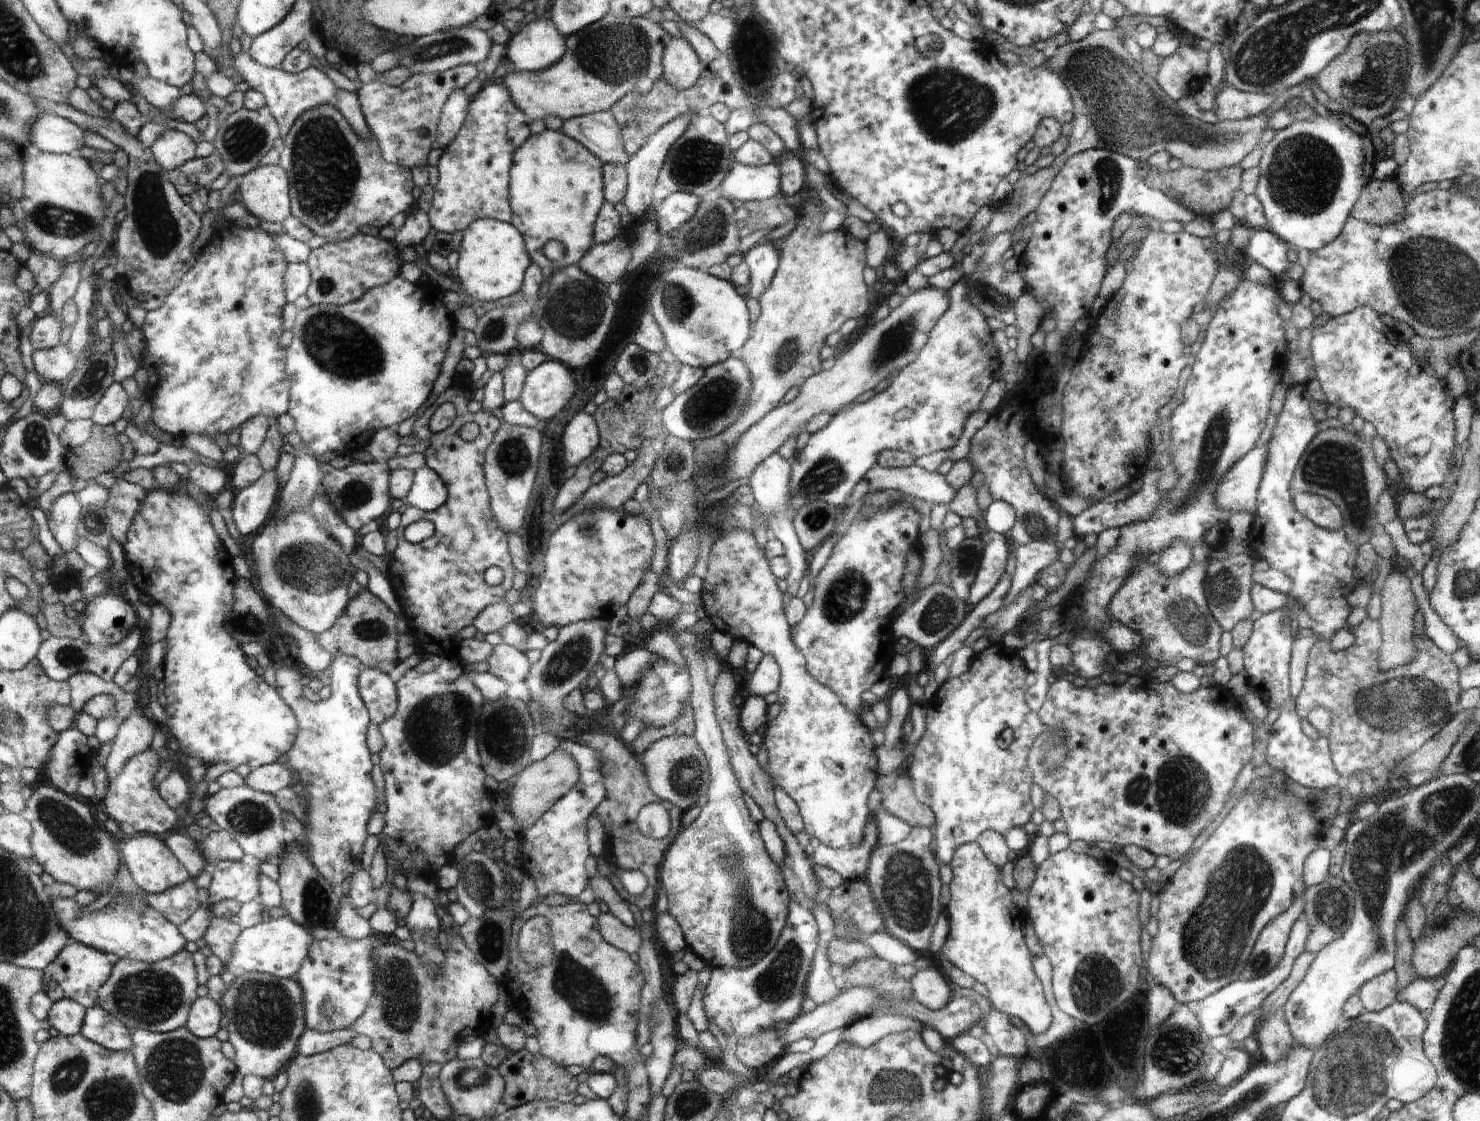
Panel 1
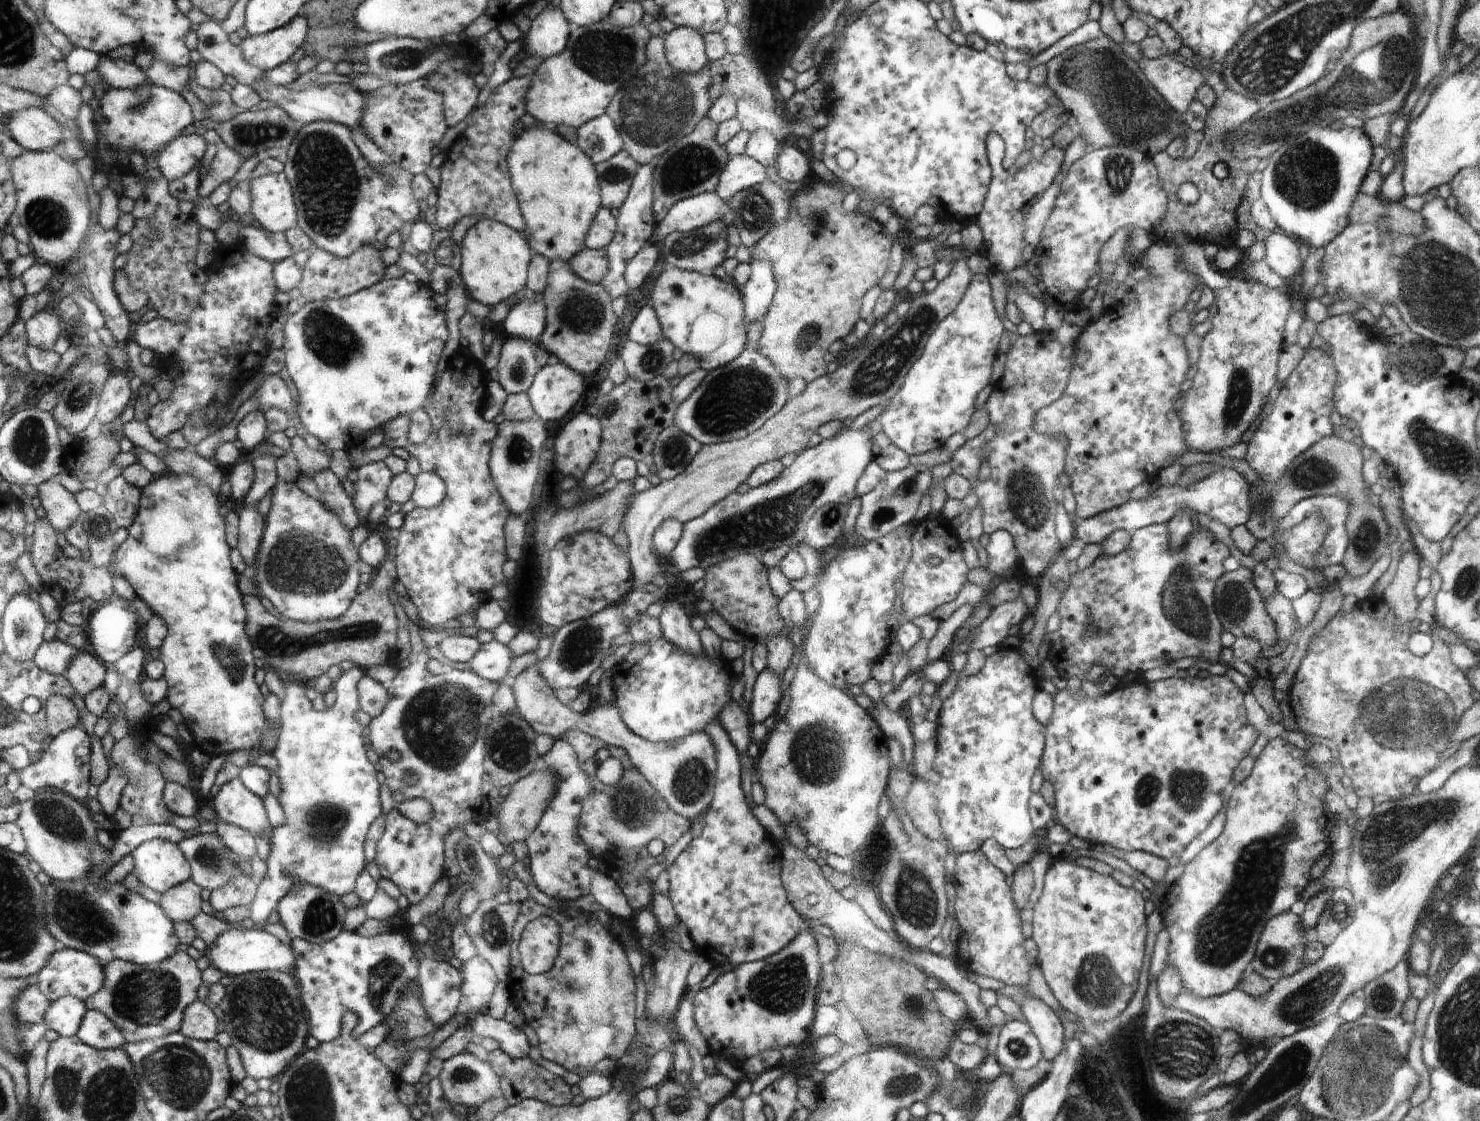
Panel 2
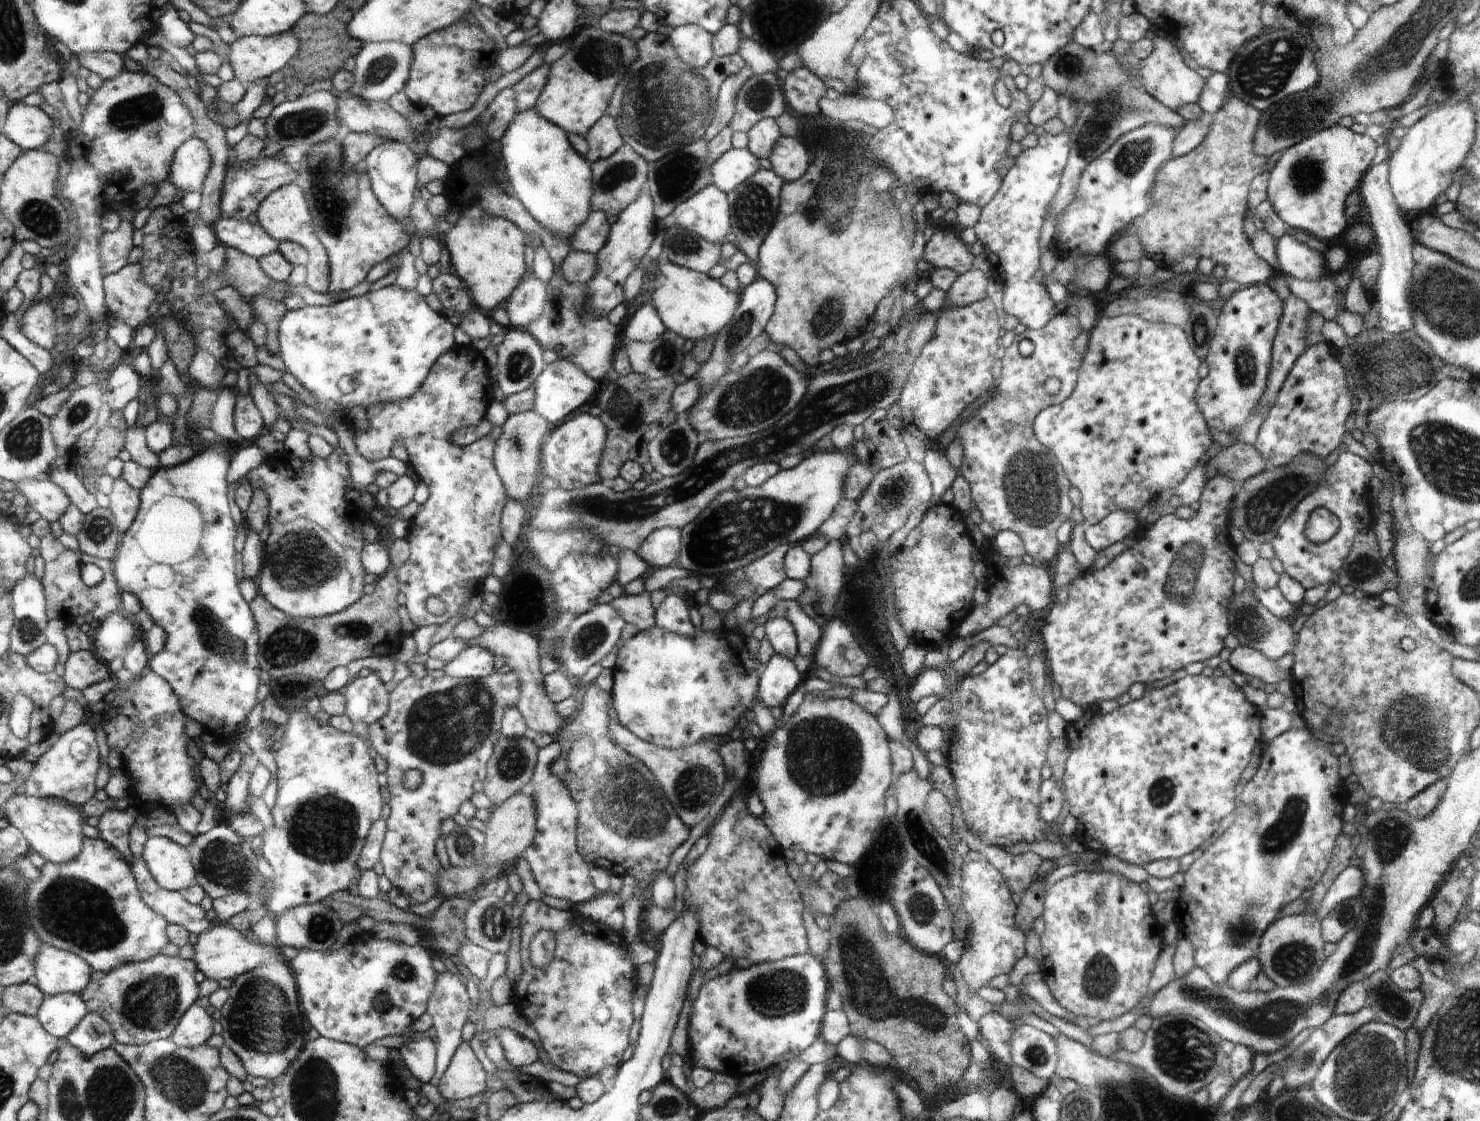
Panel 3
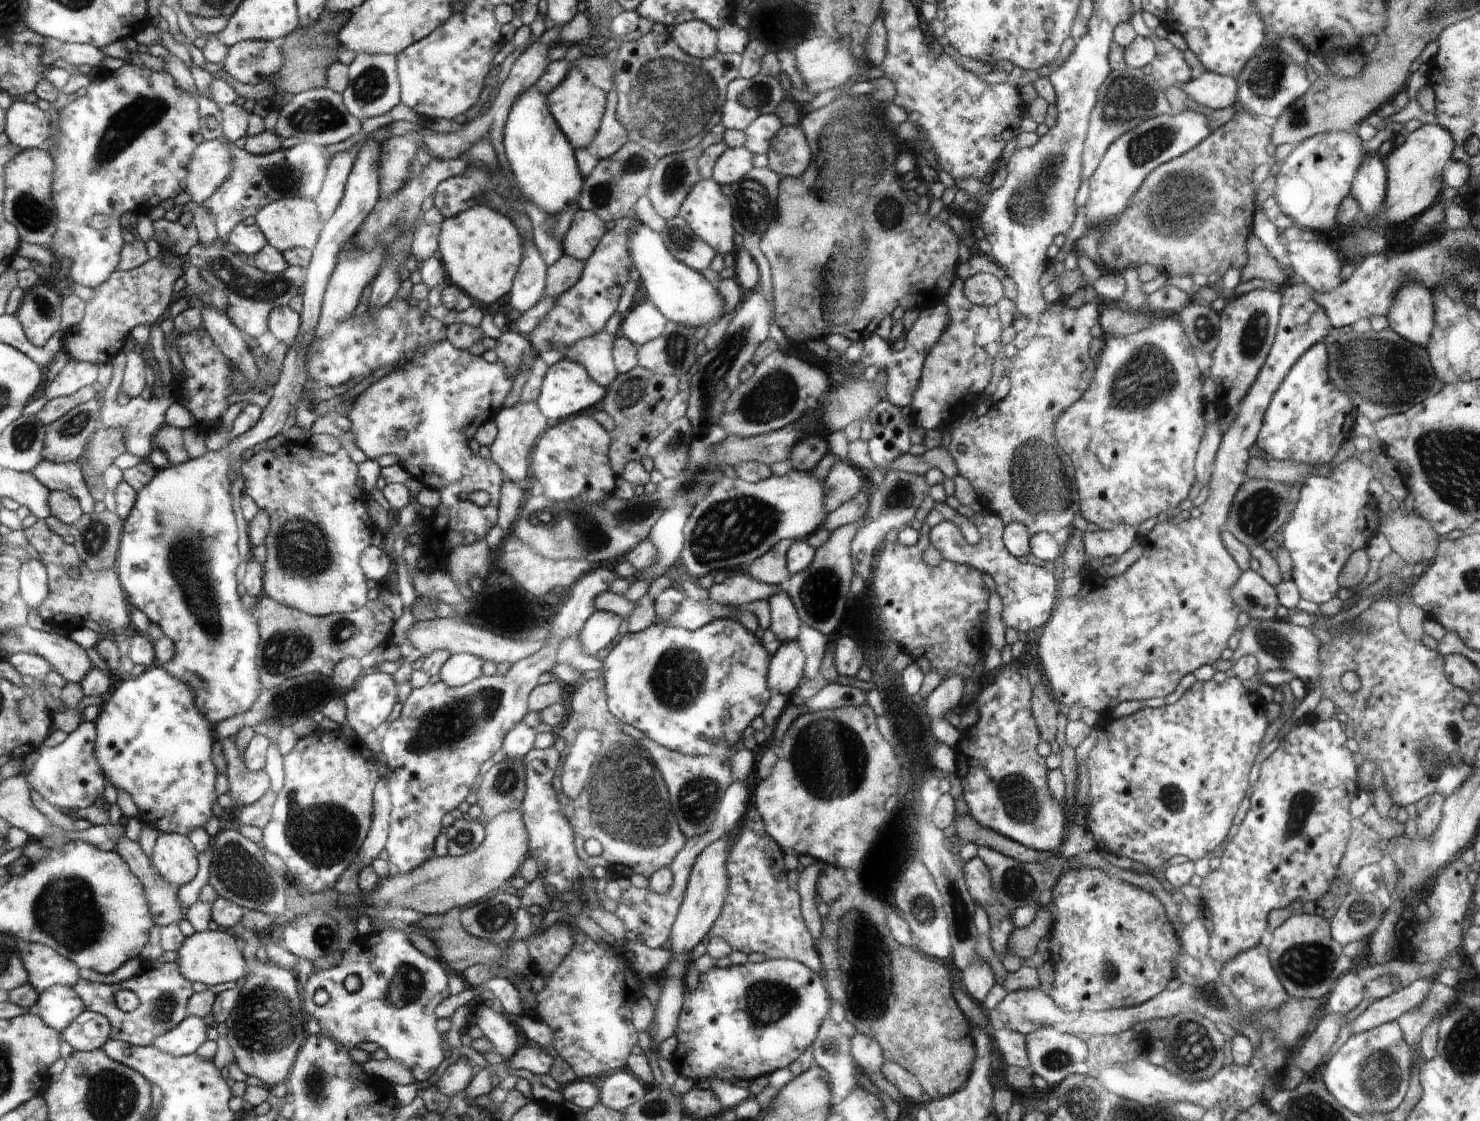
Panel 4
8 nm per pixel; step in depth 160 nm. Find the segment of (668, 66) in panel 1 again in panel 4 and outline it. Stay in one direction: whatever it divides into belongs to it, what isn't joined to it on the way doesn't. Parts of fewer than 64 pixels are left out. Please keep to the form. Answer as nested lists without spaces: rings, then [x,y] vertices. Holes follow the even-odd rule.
[[[699,20],[684,21],[675,26],[671,37],[677,42],[686,54],[707,59],[714,56],[718,51],[717,31]]]

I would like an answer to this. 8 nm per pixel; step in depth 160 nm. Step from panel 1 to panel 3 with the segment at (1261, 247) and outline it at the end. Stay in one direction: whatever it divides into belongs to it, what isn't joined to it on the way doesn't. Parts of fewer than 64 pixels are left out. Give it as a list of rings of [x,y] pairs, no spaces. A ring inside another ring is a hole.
[[[1286,234],[1276,242],[1276,264],[1283,276],[1306,281],[1318,281],[1329,275],[1325,258]]]

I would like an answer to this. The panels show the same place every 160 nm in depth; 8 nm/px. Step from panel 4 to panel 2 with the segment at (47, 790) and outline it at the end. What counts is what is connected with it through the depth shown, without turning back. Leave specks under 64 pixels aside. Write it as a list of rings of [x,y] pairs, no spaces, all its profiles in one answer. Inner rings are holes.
[[[78,726],[67,730],[53,739],[50,747],[44,752],[42,758],[20,770],[20,783],[31,788],[36,794],[44,789],[58,789],[66,791],[77,798],[81,803],[90,800],[92,788],[92,738],[83,728]]]

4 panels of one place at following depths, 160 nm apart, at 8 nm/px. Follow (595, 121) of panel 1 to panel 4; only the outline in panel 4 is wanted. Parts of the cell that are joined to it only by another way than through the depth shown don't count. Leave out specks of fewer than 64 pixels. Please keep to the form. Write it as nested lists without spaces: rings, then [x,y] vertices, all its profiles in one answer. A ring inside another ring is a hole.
[[[612,90],[608,94],[608,104],[605,106],[605,114],[602,117],[601,126],[590,148],[600,160],[611,157],[629,140],[626,130],[616,118],[616,105],[616,92]]]

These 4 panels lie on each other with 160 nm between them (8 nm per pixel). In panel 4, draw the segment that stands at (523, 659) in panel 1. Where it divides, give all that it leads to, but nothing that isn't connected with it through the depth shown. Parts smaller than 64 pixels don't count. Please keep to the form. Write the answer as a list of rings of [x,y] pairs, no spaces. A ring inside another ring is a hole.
[[[454,653],[442,665],[439,675],[442,682],[450,687],[461,687],[478,678],[484,661],[468,653]]]

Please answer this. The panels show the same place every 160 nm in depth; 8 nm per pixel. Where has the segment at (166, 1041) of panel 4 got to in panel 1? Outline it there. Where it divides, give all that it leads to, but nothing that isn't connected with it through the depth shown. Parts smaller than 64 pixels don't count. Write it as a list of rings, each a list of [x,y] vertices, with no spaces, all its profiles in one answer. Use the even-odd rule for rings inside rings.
[[[198,997],[196,1004],[192,1006],[189,1022],[186,1027],[190,1032],[200,1038],[214,1037],[220,1028],[222,1012],[218,1004],[210,997]]]

